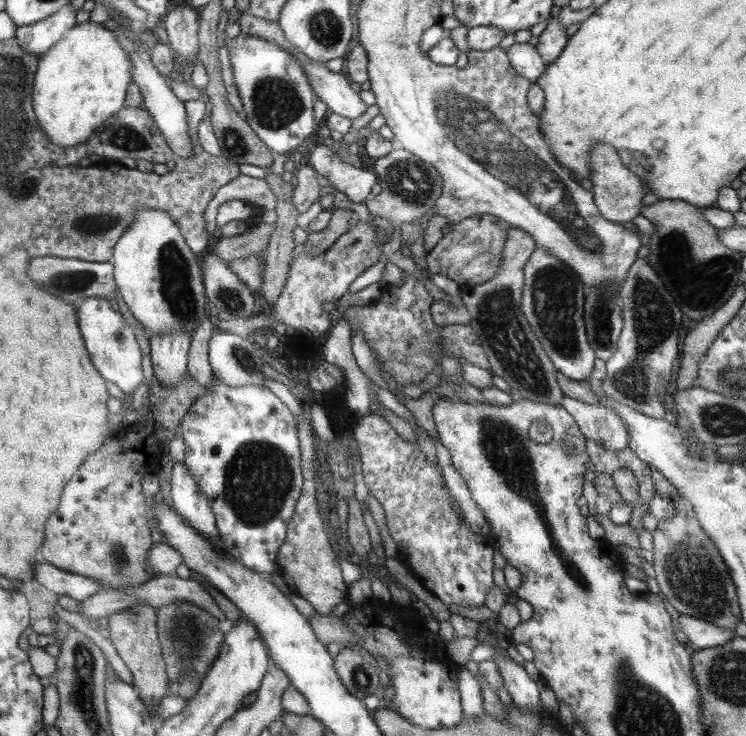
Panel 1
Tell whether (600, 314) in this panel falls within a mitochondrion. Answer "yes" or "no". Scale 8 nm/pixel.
yes

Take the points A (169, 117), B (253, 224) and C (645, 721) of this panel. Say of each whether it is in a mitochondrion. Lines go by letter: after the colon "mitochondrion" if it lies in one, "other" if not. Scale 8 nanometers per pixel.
A: other
B: other
C: mitochondrion

